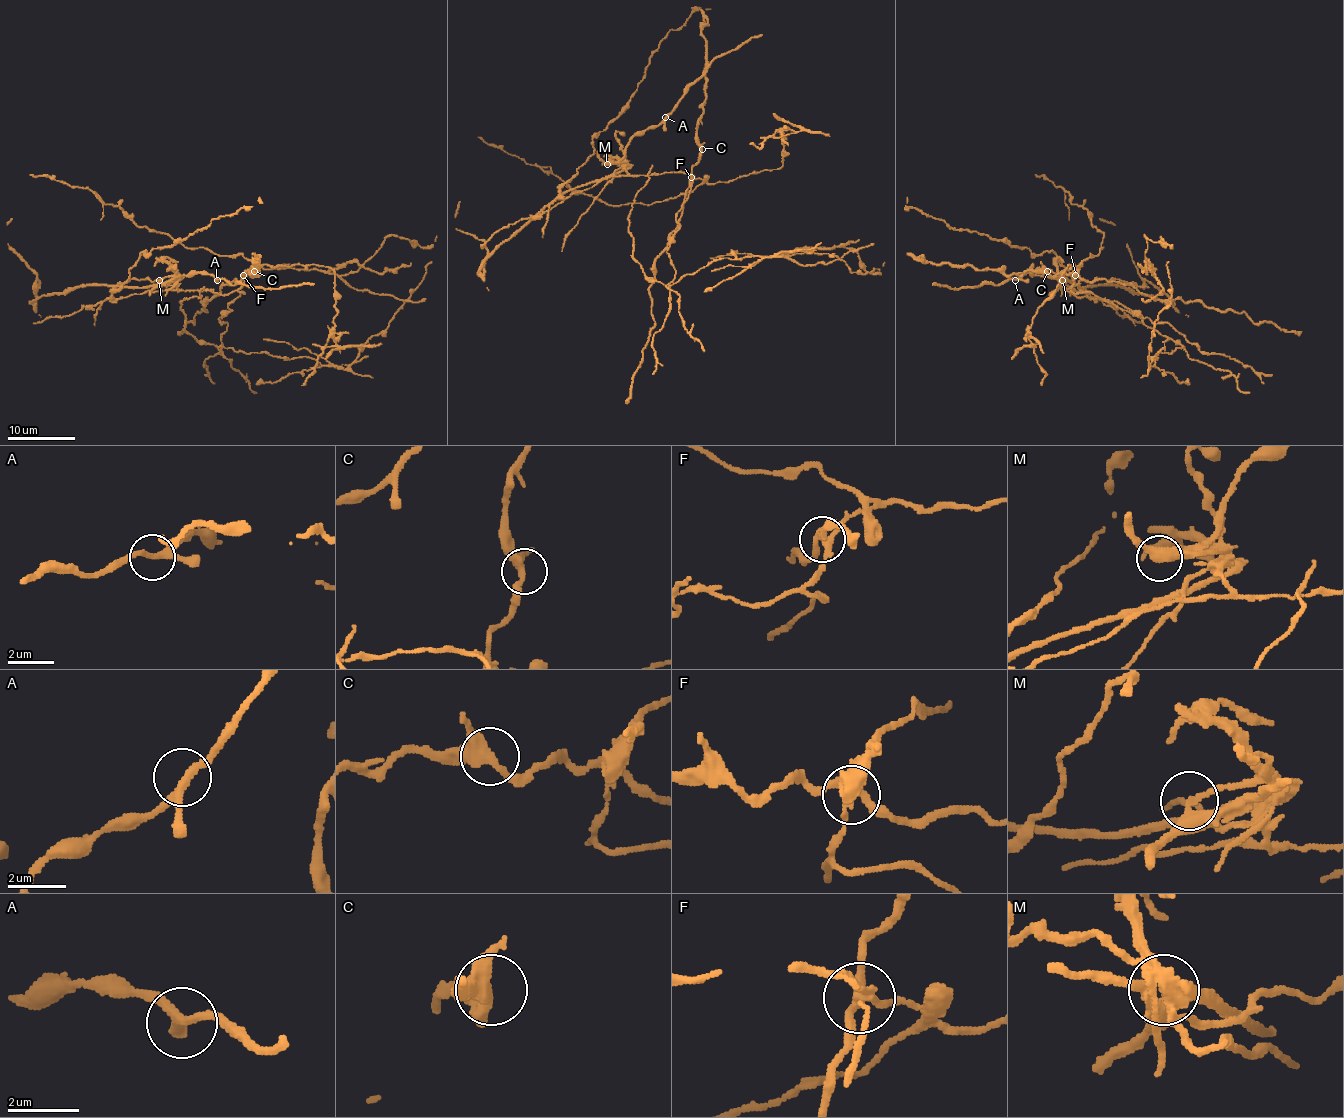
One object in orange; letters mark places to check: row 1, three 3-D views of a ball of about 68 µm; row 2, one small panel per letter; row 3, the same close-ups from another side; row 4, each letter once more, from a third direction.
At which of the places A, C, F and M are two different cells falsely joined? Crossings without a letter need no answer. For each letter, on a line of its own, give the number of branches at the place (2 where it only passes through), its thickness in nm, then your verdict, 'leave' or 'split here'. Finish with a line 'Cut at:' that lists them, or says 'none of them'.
A: 3 | 240 nm | leave
C: 3 | 320 nm | leave
F: 4 | 240 nm | split here
M: 3 | 280 nm | split here
Cut at: F, M

